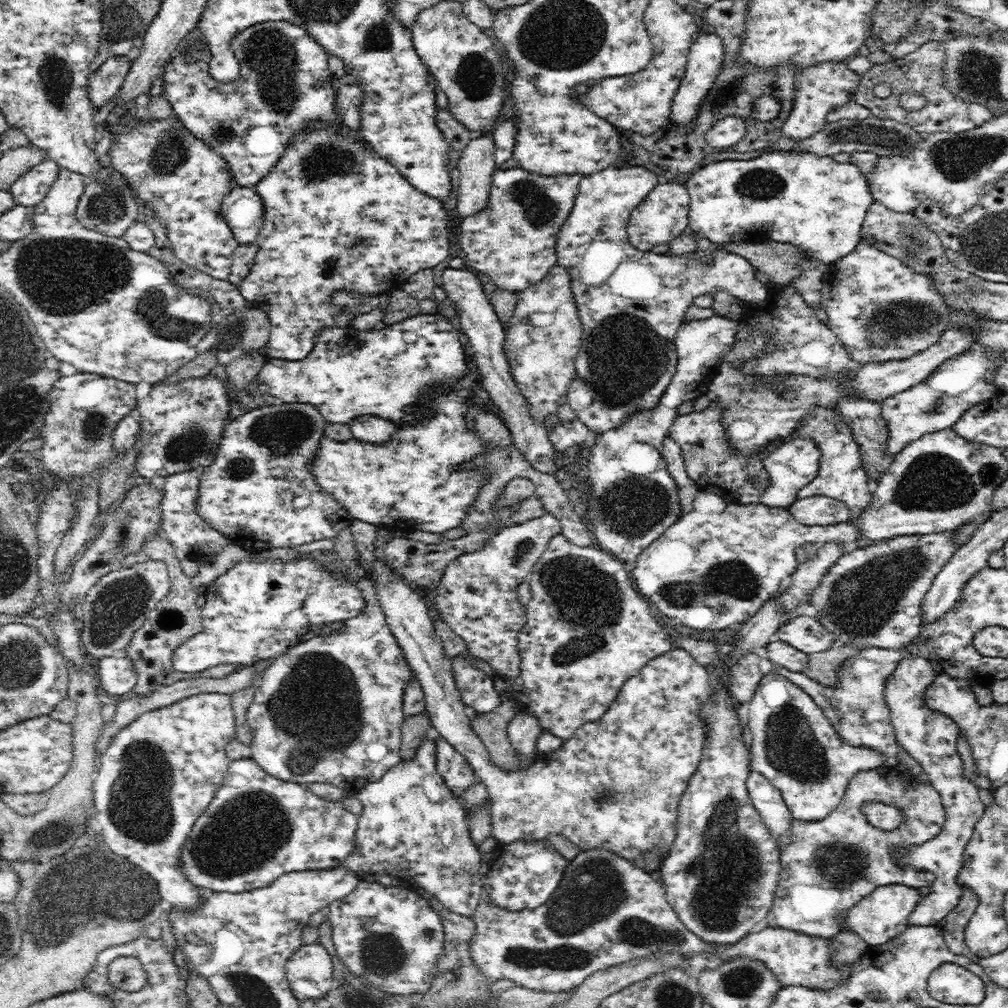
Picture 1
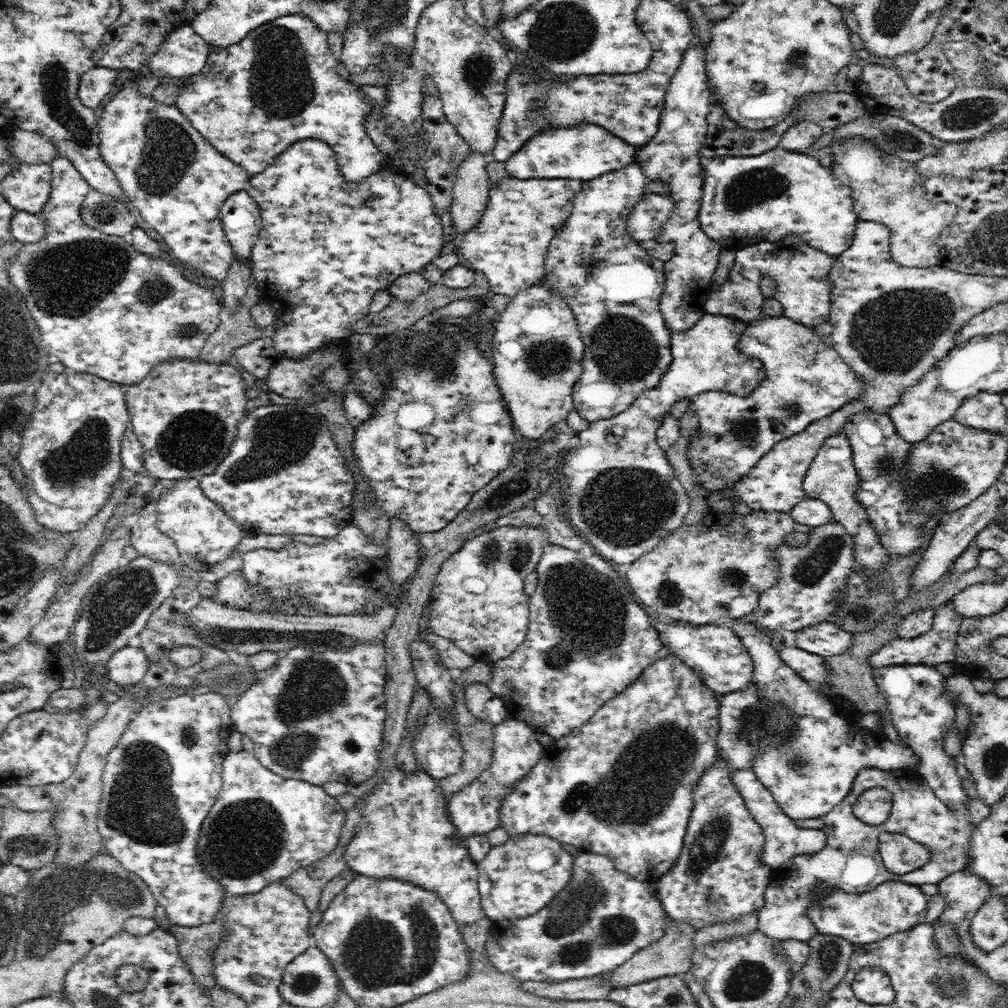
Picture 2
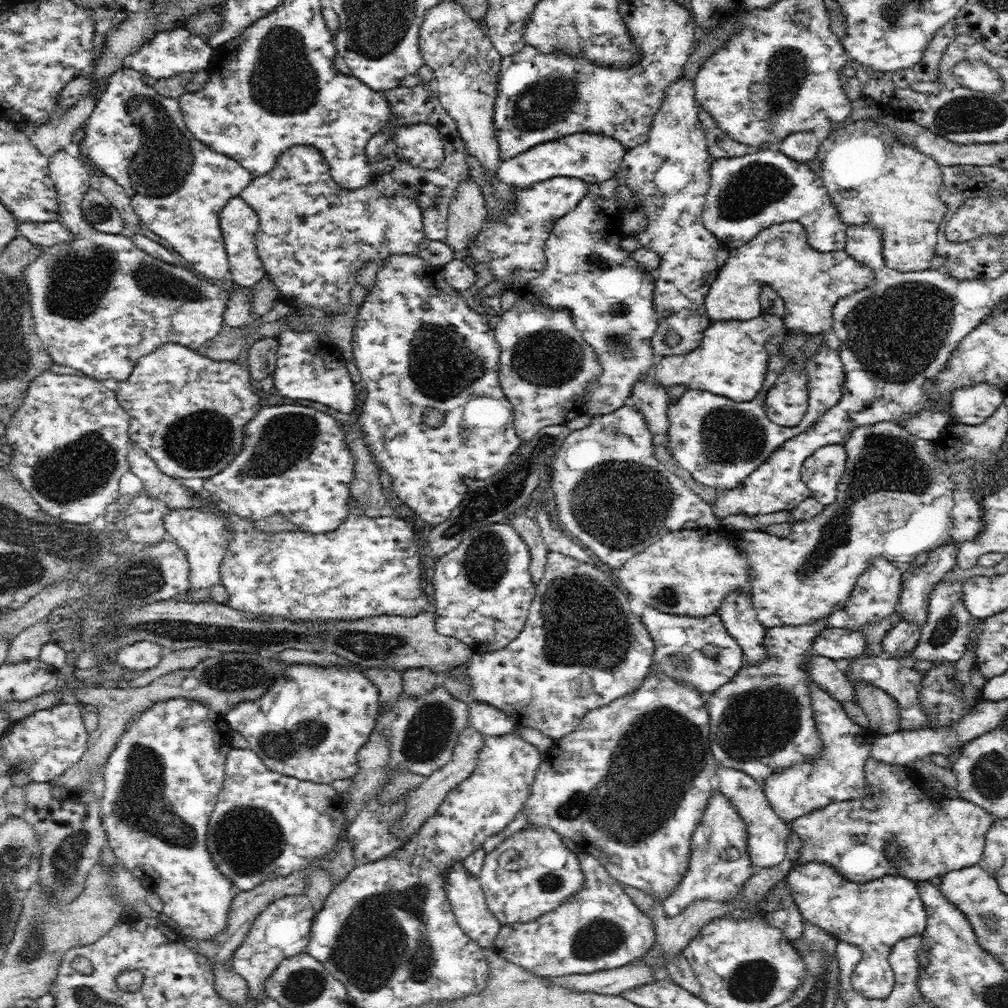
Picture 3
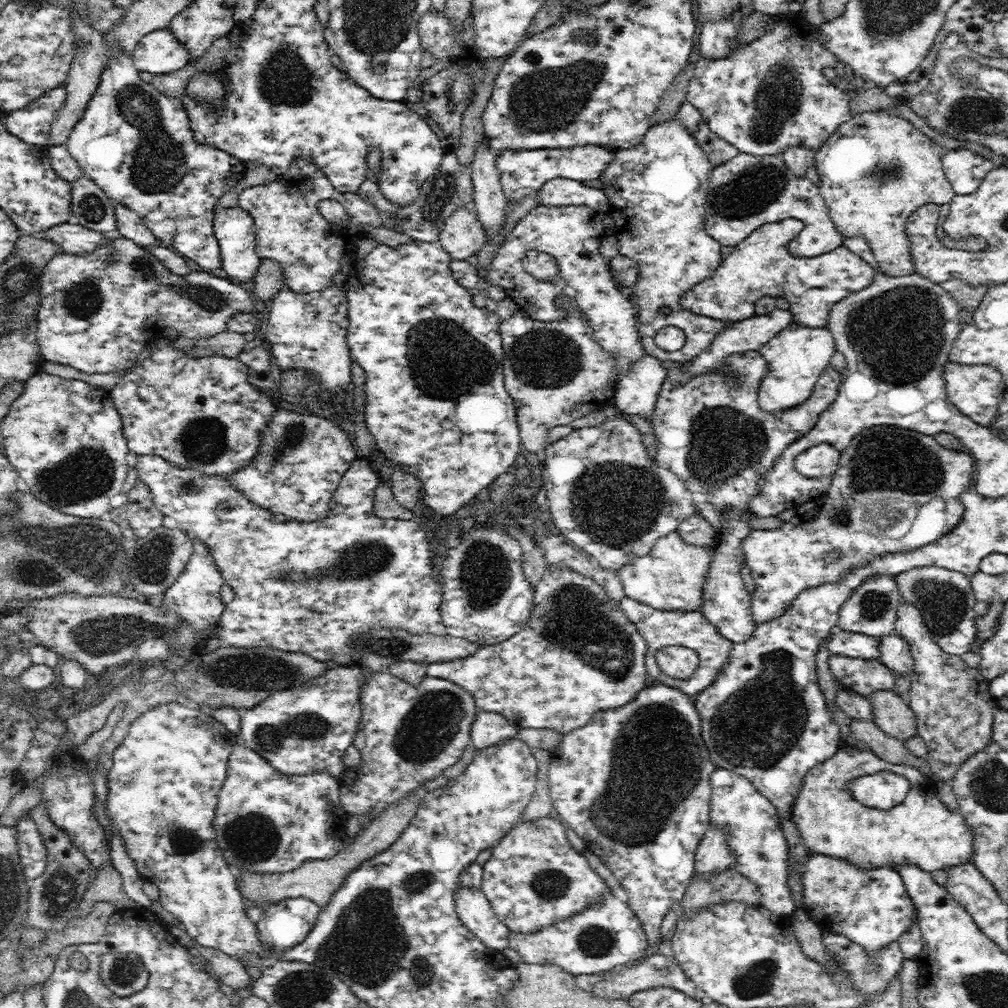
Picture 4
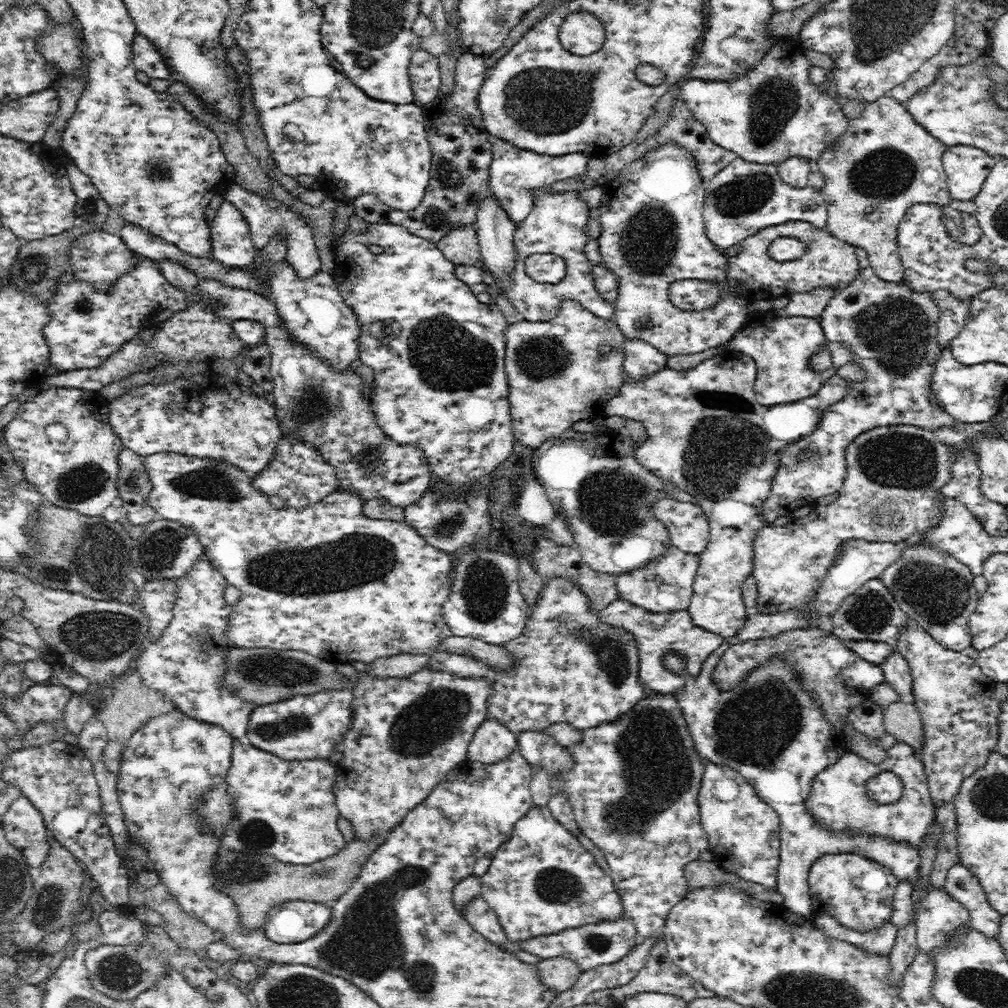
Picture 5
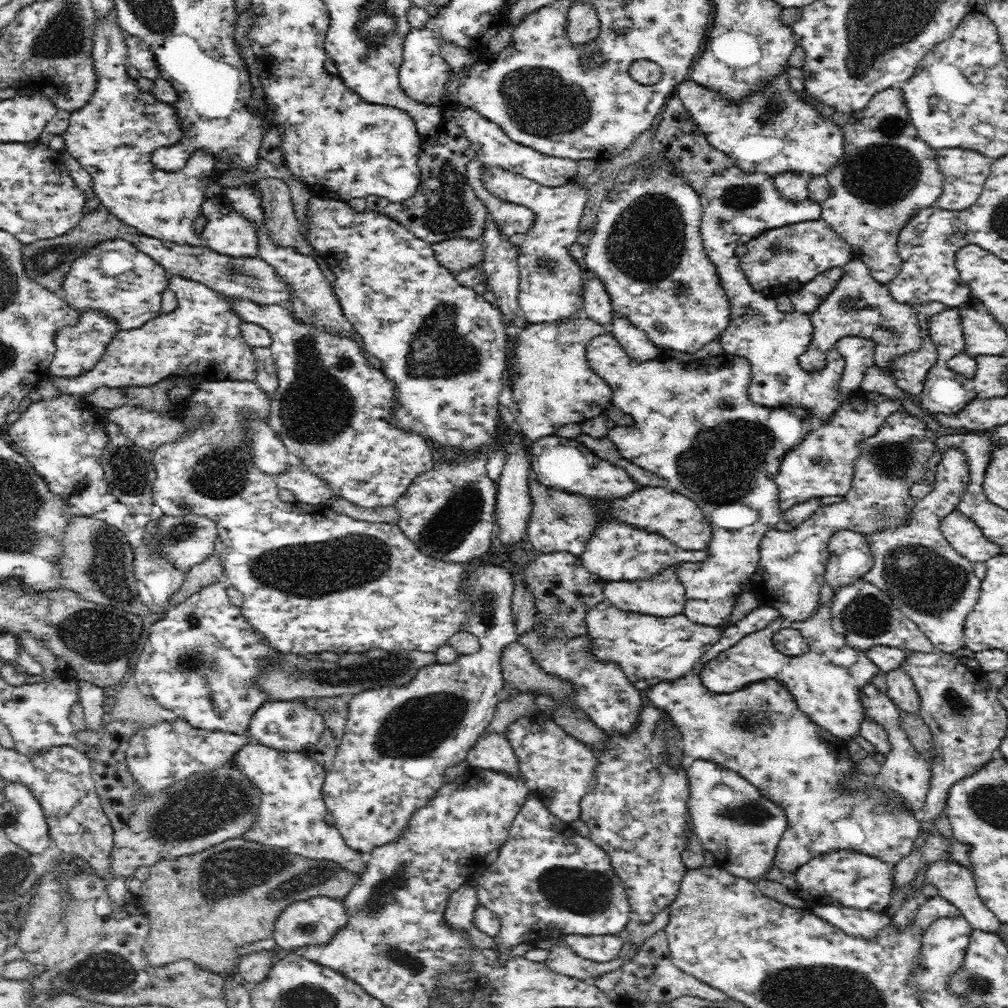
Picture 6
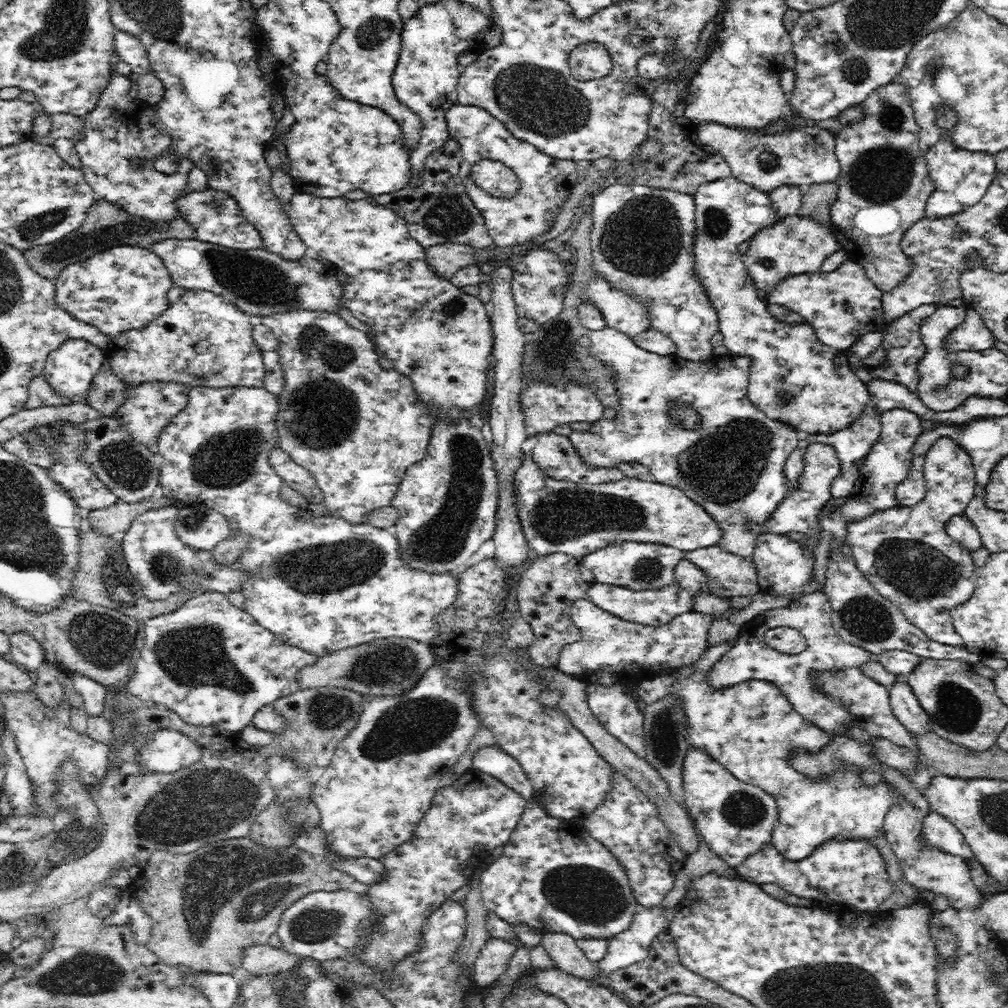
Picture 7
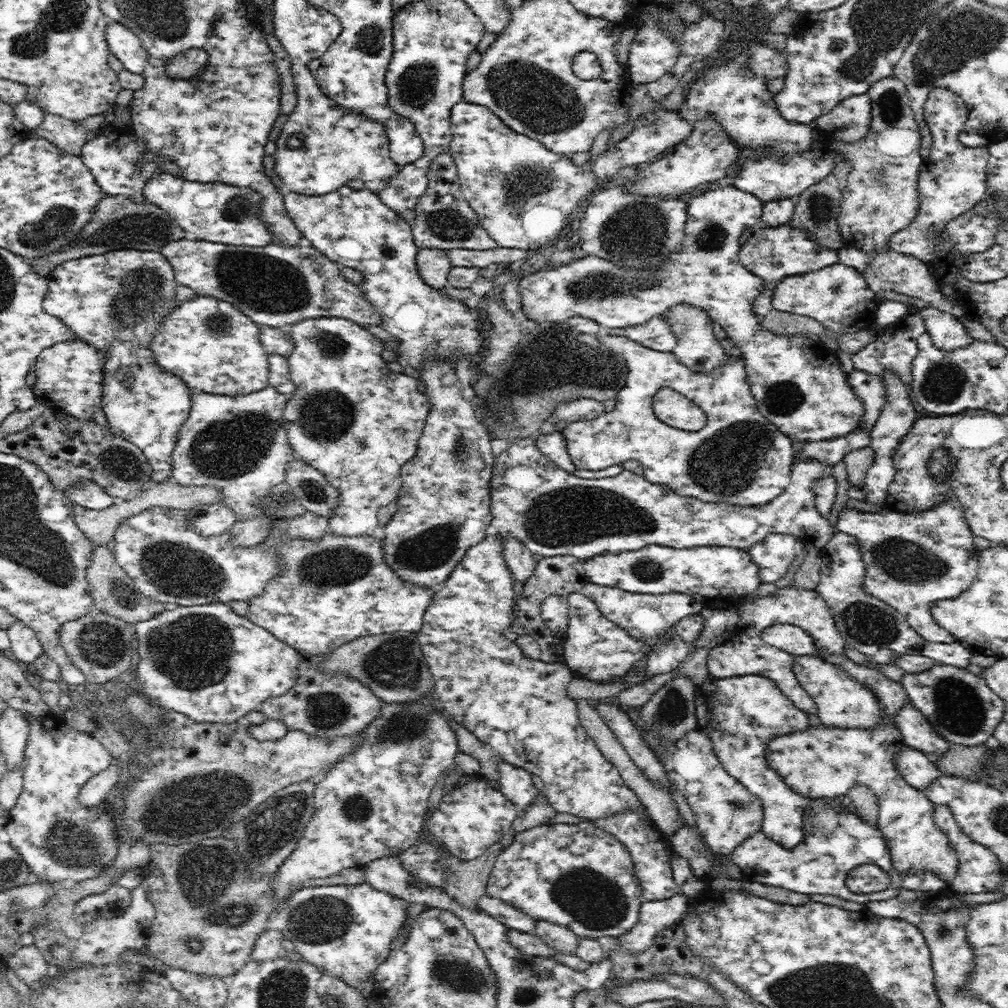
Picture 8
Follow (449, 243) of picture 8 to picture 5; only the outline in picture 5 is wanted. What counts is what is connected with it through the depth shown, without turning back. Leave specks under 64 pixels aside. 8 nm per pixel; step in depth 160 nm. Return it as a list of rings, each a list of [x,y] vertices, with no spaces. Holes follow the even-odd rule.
[[[466,50],[457,60],[452,96],[445,98],[438,92],[435,100],[423,107],[425,139],[432,156],[429,182],[419,206],[404,212],[383,204],[374,194],[366,194],[352,202],[358,217],[370,224],[400,224],[413,234],[433,243],[437,243],[460,226],[473,227],[488,196],[487,180],[492,160],[491,146],[487,141],[488,132],[481,126],[481,114],[476,104],[485,70],[484,56]]]

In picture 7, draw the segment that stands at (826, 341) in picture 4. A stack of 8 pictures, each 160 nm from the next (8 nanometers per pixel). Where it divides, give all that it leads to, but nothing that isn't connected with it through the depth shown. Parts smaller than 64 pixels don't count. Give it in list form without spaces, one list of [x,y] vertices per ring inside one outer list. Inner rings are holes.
[[[733,176],[724,180],[706,182],[693,195],[695,205],[695,243],[693,278],[703,288],[705,298],[716,311],[719,332],[724,335],[724,345],[735,355],[749,359],[748,396],[764,414],[775,421],[788,424],[799,435],[828,435],[850,428],[868,408],[869,394],[865,384],[853,370],[849,350],[835,349],[822,343],[815,329],[808,324],[784,325],[768,311],[767,303],[760,300],[754,279],[745,268],[740,254],[740,244],[751,239],[756,232],[778,222],[770,205],[769,194],[756,191],[749,184],[738,182]]]

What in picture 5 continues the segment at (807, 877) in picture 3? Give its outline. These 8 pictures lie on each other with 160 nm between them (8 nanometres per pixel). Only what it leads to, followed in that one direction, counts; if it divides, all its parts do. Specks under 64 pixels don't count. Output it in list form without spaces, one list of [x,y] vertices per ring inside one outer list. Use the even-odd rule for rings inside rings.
[[[860,852],[824,855],[812,864],[807,879],[813,904],[812,915],[822,911],[832,913],[840,923],[856,929],[873,929],[884,921],[890,921],[891,900],[898,877],[874,859],[869,859]]]

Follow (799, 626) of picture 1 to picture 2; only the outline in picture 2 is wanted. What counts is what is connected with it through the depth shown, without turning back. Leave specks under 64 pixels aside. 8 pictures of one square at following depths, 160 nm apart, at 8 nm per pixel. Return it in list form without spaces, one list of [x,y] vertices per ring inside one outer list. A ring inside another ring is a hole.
[[[820,622],[816,626],[798,631],[796,635],[796,646],[812,654],[828,658],[828,656],[844,654],[852,646],[853,632],[839,626],[839,623]]]

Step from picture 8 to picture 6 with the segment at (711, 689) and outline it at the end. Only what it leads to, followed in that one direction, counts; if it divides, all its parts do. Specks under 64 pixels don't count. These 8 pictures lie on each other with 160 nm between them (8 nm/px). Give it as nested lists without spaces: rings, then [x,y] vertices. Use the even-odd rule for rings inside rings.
[[[761,605],[756,608],[736,624],[723,629],[722,636],[704,652],[688,674],[676,680],[662,680],[646,688],[646,696],[652,707],[666,712],[674,721],[681,733],[685,754],[695,759],[714,761],[737,772],[742,778],[756,785],[770,800],[776,801],[786,812],[787,825],[780,837],[775,856],[775,861],[782,869],[793,871],[814,857],[843,848],[860,850],[880,857],[884,862],[895,864],[901,856],[910,852],[914,837],[922,829],[921,815],[915,815],[915,812],[905,808],[904,797],[900,796],[900,793],[894,793],[890,797],[886,789],[882,792],[882,788],[876,784],[866,784],[866,788],[862,786],[862,791],[848,792],[846,784],[854,772],[854,762],[848,752],[847,742],[840,742],[828,731],[814,724],[798,710],[788,690],[774,680],[746,685],[739,692],[720,694],[706,689],[701,682],[699,673],[704,664],[724,650],[732,648],[747,634],[763,629],[778,615],[778,609],[769,606]]]

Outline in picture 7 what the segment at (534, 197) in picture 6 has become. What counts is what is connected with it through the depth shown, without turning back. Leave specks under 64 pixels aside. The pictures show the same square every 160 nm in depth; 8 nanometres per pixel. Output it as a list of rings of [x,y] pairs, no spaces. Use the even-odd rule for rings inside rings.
[[[482,159],[471,168],[471,178],[488,193],[498,197],[511,197],[520,190],[519,180],[504,163]],[[550,249],[532,251],[523,257],[516,270],[513,271],[512,282],[509,287],[512,291],[513,304],[520,318],[532,318],[542,325],[547,320],[560,314],[563,307],[564,294],[559,288],[566,282],[570,266],[559,260],[556,252]]]

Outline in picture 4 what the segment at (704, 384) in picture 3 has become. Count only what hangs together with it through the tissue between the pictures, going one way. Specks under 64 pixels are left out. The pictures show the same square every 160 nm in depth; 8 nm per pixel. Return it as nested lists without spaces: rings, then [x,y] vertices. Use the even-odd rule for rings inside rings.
[[[776,307],[767,315],[754,315],[753,317],[733,322],[734,324],[712,342],[710,348],[706,348],[706,351],[701,352],[698,356],[692,358],[692,360],[688,360],[688,362],[679,365],[682,365],[685,370],[690,372],[691,377],[698,373],[709,371],[710,369],[721,365],[724,357],[731,355],[732,352],[756,351],[761,344],[768,342],[770,338],[774,338],[778,332],[782,331],[782,328],[789,326],[792,321],[794,321],[794,313],[792,313],[790,309]]]

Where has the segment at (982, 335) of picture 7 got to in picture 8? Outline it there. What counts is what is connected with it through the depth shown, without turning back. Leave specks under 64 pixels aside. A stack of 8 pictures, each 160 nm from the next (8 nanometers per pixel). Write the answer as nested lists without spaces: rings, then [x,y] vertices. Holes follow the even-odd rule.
[[[930,306],[928,308],[911,307],[909,312],[922,317],[926,334],[932,336],[932,341],[940,345],[940,348],[958,348],[974,340],[964,331],[962,322],[951,314]]]

